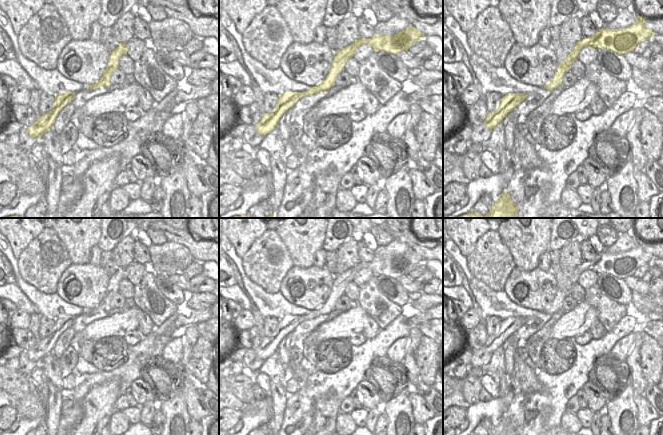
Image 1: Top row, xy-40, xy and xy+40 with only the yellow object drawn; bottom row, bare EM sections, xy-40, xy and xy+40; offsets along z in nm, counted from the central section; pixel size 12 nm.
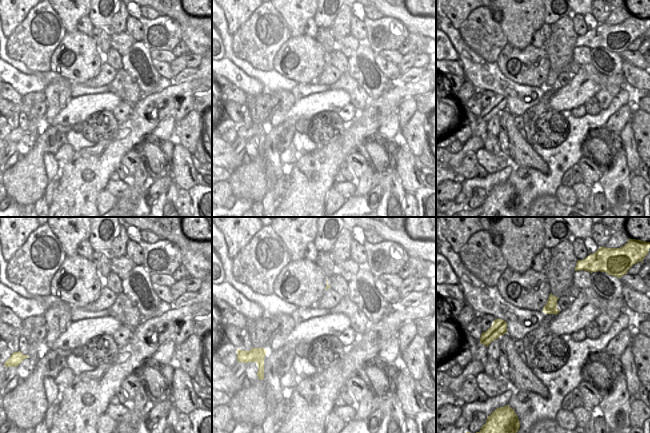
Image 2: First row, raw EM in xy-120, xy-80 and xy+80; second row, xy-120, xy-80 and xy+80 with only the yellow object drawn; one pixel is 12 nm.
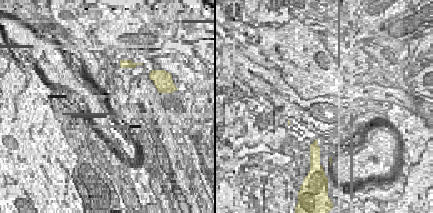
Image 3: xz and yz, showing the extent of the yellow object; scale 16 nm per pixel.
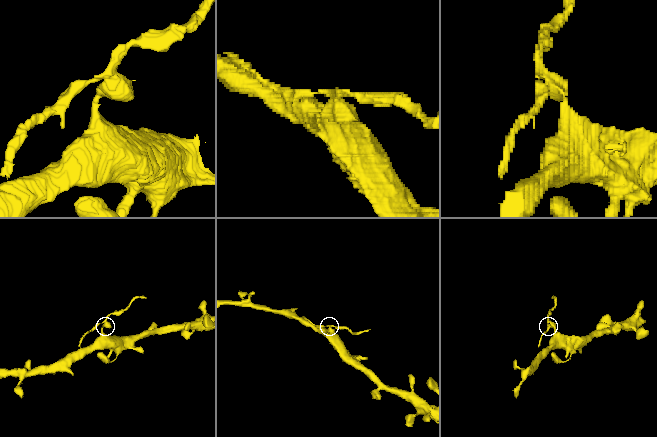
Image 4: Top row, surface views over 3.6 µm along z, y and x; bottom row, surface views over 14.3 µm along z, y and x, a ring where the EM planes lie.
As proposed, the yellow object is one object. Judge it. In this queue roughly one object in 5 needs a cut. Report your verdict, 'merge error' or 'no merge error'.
no merge error

